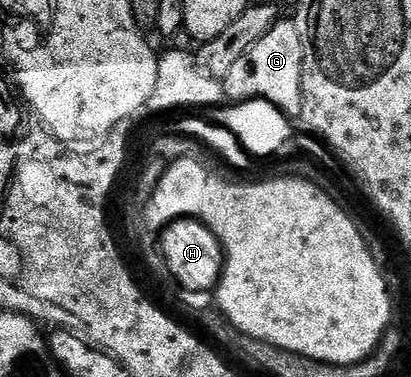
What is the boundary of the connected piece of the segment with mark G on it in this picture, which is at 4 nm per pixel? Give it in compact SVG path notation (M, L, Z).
M278 20L245 52L222 78L223 96L228 103L268 102L295 120L303 112L303 45L294 20Z

